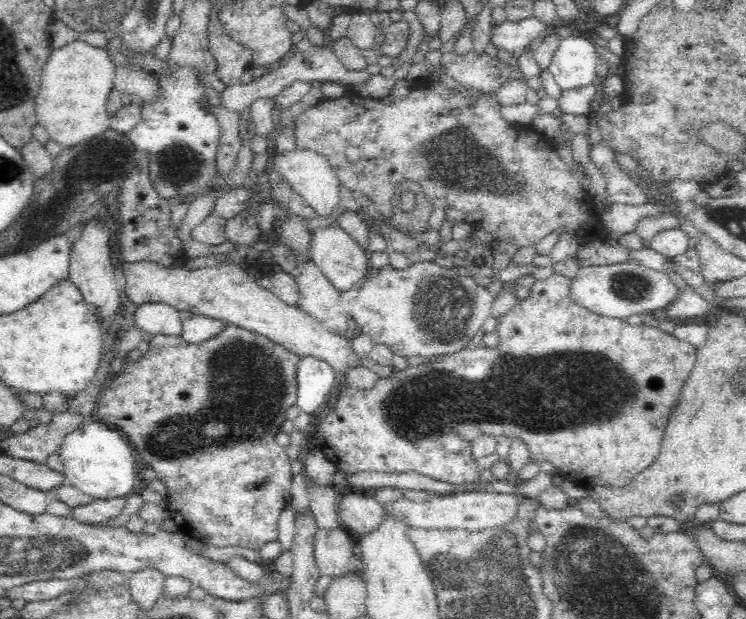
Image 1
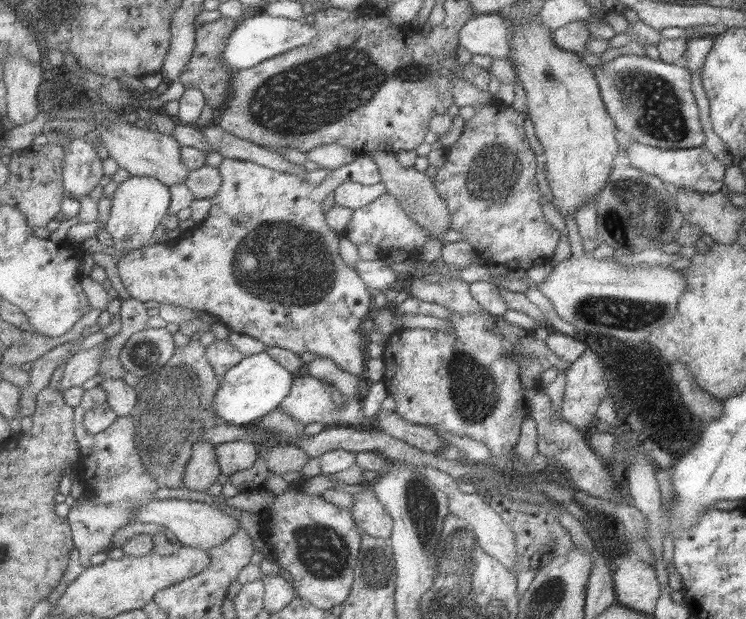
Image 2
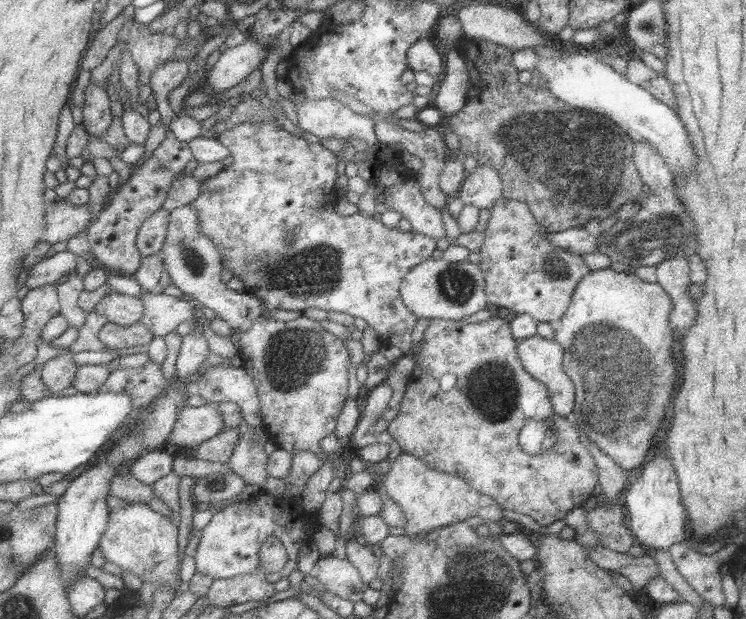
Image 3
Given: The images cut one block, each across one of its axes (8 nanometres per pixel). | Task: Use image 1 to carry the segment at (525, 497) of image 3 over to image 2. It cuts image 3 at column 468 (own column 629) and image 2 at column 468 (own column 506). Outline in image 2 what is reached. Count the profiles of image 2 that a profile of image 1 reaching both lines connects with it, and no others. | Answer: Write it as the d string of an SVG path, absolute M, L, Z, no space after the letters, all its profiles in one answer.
M451 311L451 316L445 320L451 323L453 332L439 332L439 330L428 330L423 328L411 330L403 329L389 335L383 344L382 362L384 364L384 373L381 381L385 384L387 394L395 401L395 409L392 411L396 412L399 416L403 416L404 419L411 424L429 425L434 430L439 430L441 432L447 431L450 434L458 436L468 436L477 442L483 442L490 456L501 456L514 447L520 435L522 420L530 409L527 406L524 392L536 384L539 375L548 368L555 368L555 370L558 370L558 373L564 372L564 370L566 371L567 368L569 368L570 363L565 362L565 360L553 354L553 352L547 348L543 340L536 340L532 331L523 330L523 328L508 324L501 315L494 316L488 313L483 314L483 312L461 313Z

